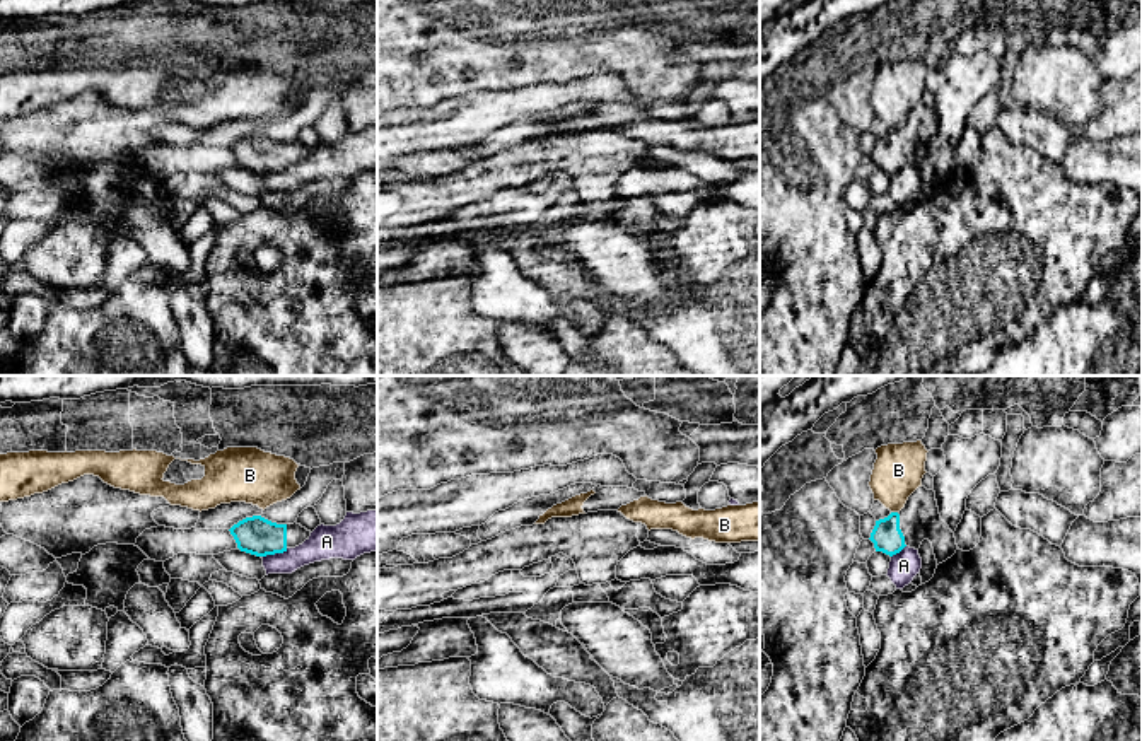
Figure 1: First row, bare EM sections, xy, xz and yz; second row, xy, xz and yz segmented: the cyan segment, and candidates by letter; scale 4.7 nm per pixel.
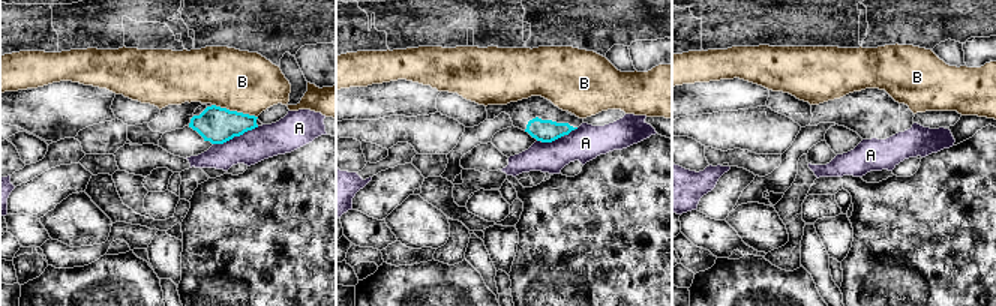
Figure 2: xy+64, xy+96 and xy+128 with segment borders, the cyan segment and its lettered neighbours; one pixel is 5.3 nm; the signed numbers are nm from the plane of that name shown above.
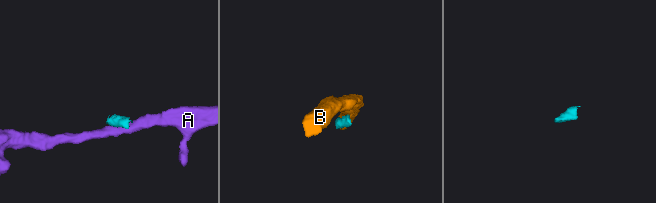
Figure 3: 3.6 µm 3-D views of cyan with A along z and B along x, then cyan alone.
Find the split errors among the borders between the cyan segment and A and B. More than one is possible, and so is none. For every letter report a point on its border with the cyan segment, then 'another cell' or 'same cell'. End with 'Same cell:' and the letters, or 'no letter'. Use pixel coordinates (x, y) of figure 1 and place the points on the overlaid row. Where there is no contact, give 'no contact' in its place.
A: meets cyan in xy at (273, 554); another cell
B: meets cyan in yz at (895, 513); another cell
Same cell: no letter

